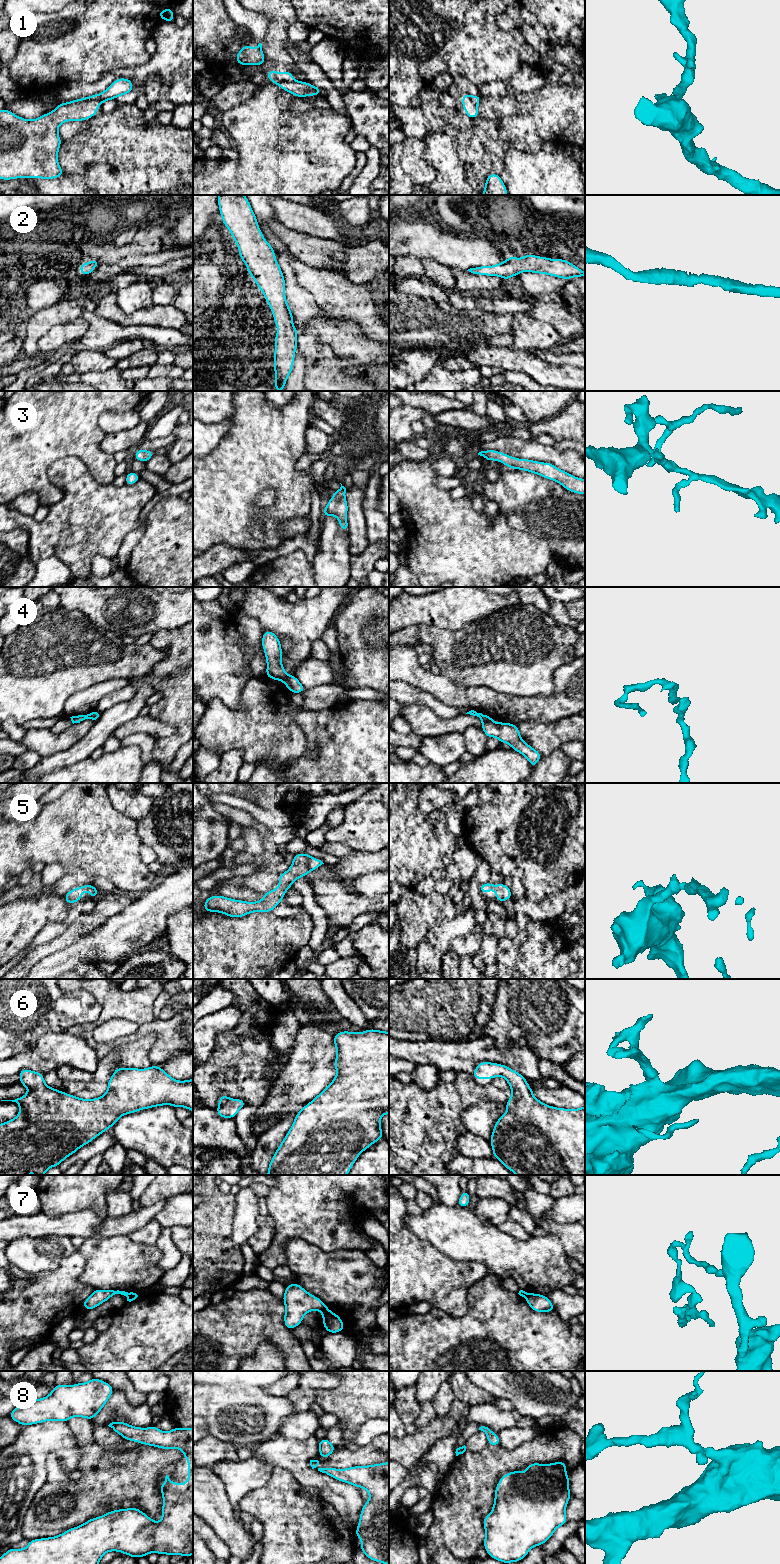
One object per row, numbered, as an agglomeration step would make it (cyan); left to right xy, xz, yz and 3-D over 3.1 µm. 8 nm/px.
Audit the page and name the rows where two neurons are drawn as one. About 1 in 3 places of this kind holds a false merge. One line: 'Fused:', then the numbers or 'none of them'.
Fused: 4, 7

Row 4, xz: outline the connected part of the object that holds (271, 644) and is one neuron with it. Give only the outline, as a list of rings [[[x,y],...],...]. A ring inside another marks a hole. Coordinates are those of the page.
[[[265,631],[262,635],[261,643],[267,661],[266,677],[277,681],[283,681],[287,675],[281,662],[282,648],[280,640],[272,631]]]

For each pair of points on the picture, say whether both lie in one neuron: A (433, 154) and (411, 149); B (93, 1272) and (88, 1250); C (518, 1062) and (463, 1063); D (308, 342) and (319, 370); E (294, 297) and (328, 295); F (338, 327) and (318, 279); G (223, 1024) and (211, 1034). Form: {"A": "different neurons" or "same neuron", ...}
{"A": "different neurons", "B": "same neuron", "C": "same neuron", "D": "same neuron", "E": "different neurons", "F": "different neurons", "G": "same neuron"}

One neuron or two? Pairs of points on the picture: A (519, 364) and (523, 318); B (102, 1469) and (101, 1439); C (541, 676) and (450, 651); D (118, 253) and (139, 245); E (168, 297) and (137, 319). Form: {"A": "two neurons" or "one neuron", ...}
{"A": "two neurons", "B": "two neurons", "C": "one neuron", "D": "one neuron", "E": "two neurons"}

